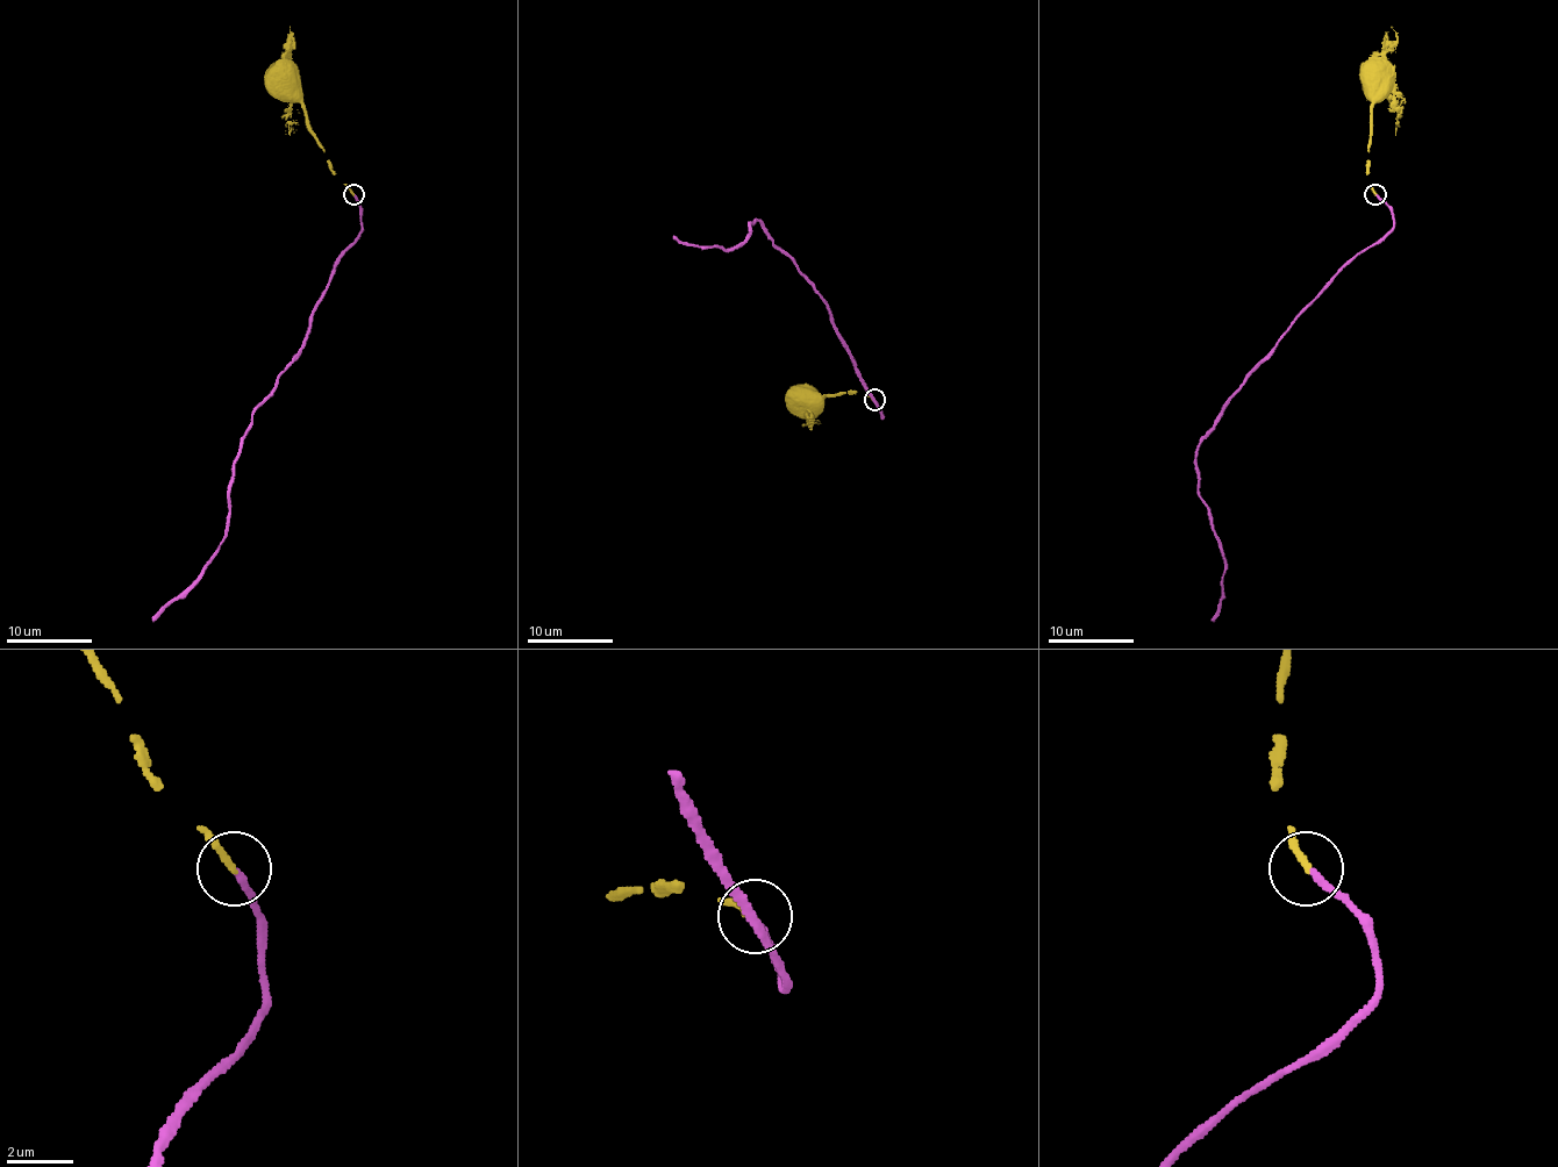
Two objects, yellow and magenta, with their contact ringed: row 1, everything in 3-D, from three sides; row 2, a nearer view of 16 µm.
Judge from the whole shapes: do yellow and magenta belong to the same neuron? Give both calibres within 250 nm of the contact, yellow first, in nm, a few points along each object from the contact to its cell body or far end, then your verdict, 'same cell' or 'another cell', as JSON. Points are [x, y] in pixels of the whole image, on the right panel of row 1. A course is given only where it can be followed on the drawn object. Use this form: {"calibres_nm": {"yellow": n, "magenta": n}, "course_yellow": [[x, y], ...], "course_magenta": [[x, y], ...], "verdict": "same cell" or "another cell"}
{"calibres_nm": {"yellow": 220, "magenta": 200}, "course_yellow": [[1376, 195], [1367, 170], [1373, 83]], "course_magenta": [[1376, 195], [1391, 209], [1393, 227], [1301, 314], [1196, 450], [1199, 498], [1224, 572], [1220, 613], [1212, 621]], "verdict": "same cell"}

